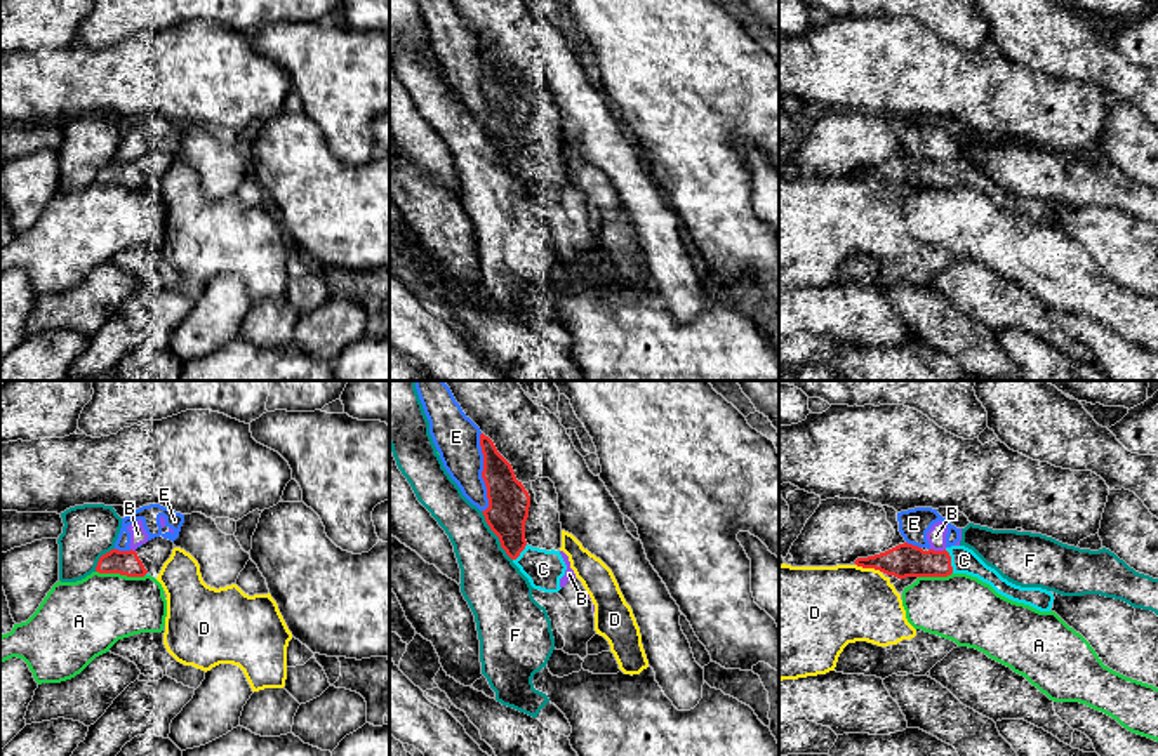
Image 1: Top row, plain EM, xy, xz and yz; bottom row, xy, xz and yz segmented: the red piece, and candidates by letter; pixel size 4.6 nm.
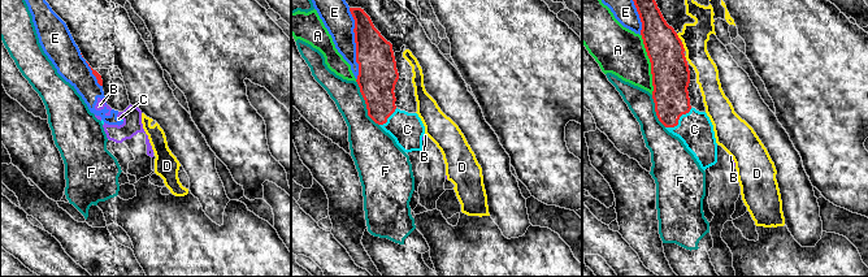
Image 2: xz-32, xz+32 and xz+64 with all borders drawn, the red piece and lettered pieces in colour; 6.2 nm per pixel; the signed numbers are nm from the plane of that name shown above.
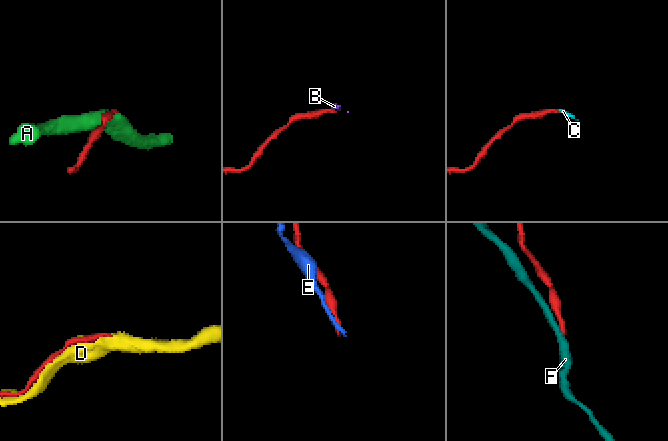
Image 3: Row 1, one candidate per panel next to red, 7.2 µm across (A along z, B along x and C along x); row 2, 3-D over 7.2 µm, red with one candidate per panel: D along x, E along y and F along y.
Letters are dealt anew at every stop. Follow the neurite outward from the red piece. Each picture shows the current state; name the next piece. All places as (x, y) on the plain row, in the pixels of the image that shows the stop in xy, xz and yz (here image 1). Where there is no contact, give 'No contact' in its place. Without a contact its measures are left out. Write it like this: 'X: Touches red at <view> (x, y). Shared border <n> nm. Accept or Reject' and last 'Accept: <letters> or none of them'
A: Touches red at xy (120, 185). Shared border 240 nm. Reject
B: Touches red at yz (938, 162). Shared border 70 nm. Reject
C: Touches red at yz (950, 172). Shared border 120 nm. Accept
D: Touches red at yz (868, 178). Shared border 130 nm. Reject
E: Touches red at xz (482, 84). Shared border 360 nm. Reject
F: Touches red at xz (496, 145). Shared border 280 nm. Reject
Accept: C

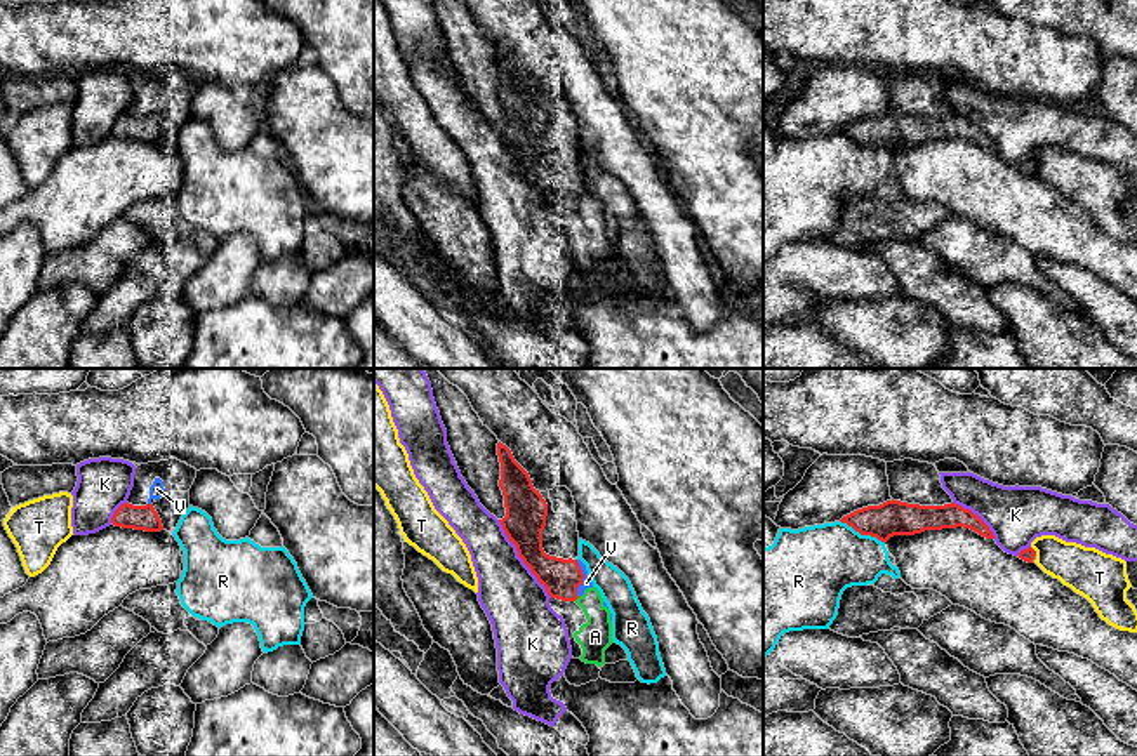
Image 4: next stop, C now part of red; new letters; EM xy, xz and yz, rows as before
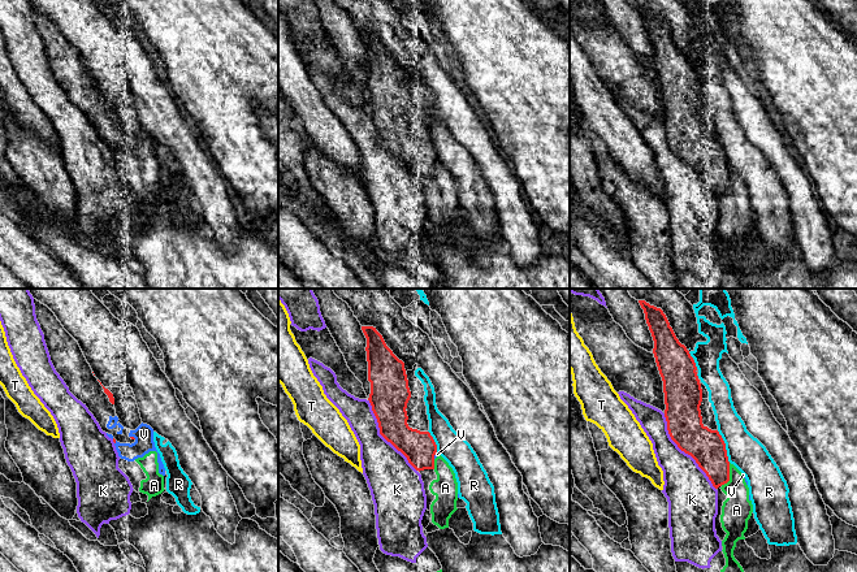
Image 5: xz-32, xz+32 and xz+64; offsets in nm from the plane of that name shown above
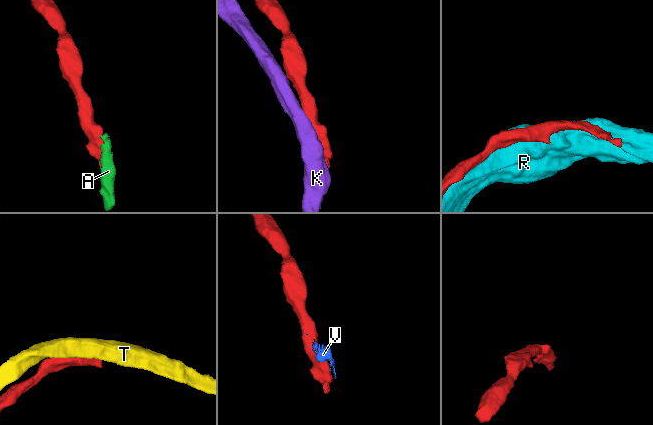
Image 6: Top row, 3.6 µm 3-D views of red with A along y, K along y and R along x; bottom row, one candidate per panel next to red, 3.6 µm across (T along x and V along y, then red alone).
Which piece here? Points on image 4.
A: Touches red at xz (576, 209). Shared border 40 nm. Reject
K: Touches red at xz (520, 167). Shared border 440 nm. Reject
R: Touches red at yz (863, 145). Shared border 240 nm. Reject
T: Touches red at yz (1035, 162). Shared border 50 nm. Reject
V: Touches red at xz (583, 188). Shared border 180 nm. Reject
Accept: none of them

